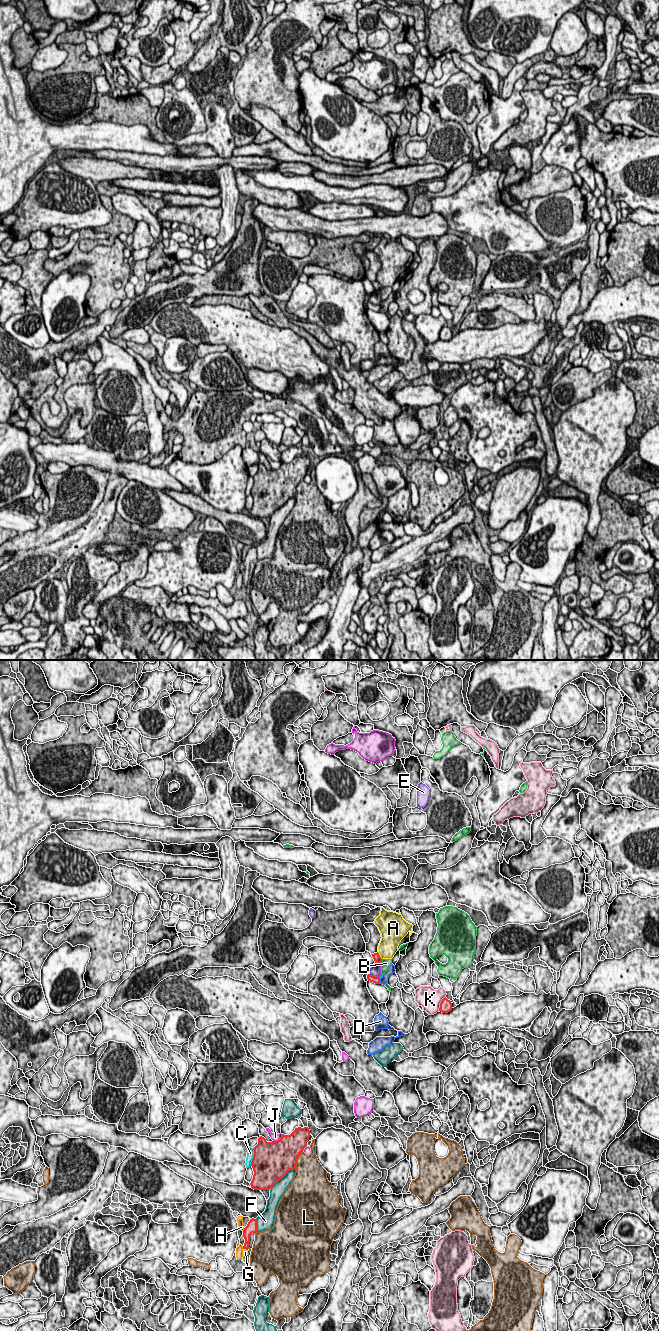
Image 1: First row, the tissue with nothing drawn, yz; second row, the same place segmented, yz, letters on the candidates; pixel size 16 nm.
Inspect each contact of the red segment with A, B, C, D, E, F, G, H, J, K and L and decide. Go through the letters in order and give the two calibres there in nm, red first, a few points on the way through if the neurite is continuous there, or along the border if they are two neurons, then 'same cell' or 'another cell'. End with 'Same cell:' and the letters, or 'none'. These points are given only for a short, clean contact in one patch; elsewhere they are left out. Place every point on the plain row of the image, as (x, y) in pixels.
A: 120/320 nm | another cell
B: 120/160 nm | another cell
C: 500/120 nm | another cell
D: 120/120 nm | along yz (380, 306), (378, 311) | another cell
E: 120/190 nm | another cell
F: 500/220 nm | another cell
G: 130/100 nm | across yz (246, 561), (245, 576), (245, 580) | same cell
H: 170/100 nm | along yz (244, 556), (242, 558) | another cell
J: 500/130 nm | another cell
K: 190/340 nm | another cell
L: 500/420 nm | another cell
Same cell: G

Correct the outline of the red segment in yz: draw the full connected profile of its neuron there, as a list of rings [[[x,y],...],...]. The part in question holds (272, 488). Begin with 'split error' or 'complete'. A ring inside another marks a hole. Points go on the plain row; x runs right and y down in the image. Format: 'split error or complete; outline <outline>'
complete; outline [[[298,455],[278,469],[267,470],[262,464],[253,476],[251,494],[254,499],[250,511],[254,518],[270,518],[289,498],[296,497],[297,487],[310,465],[308,455]]]

